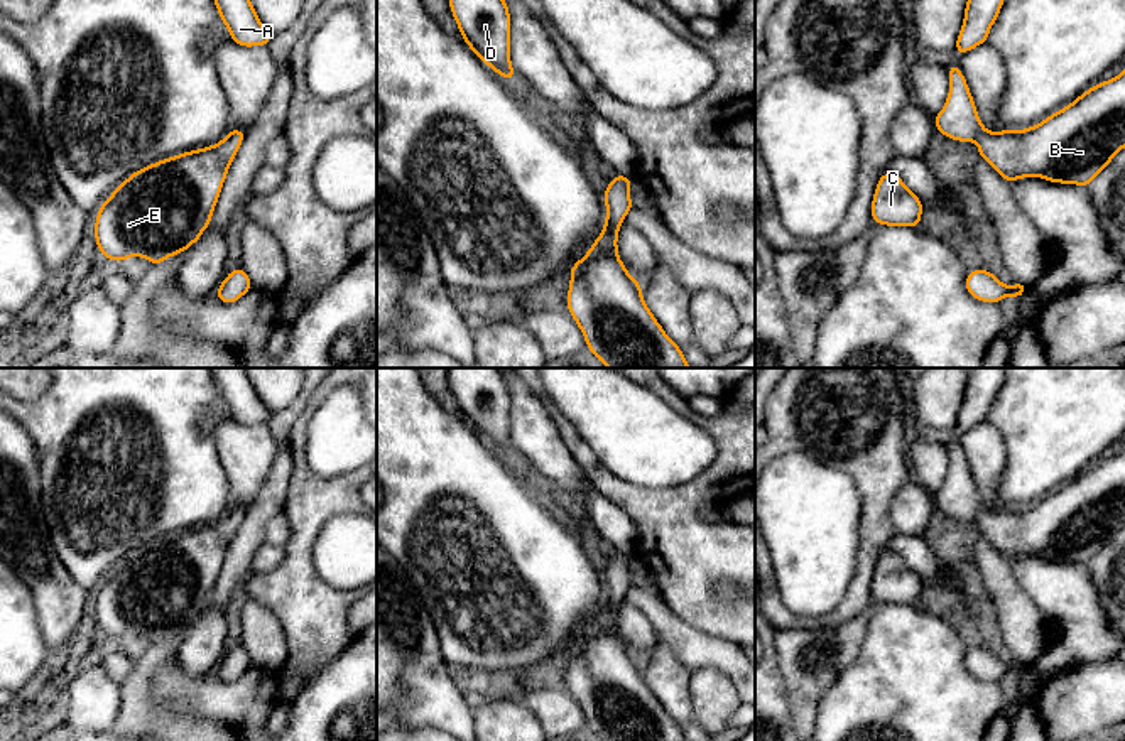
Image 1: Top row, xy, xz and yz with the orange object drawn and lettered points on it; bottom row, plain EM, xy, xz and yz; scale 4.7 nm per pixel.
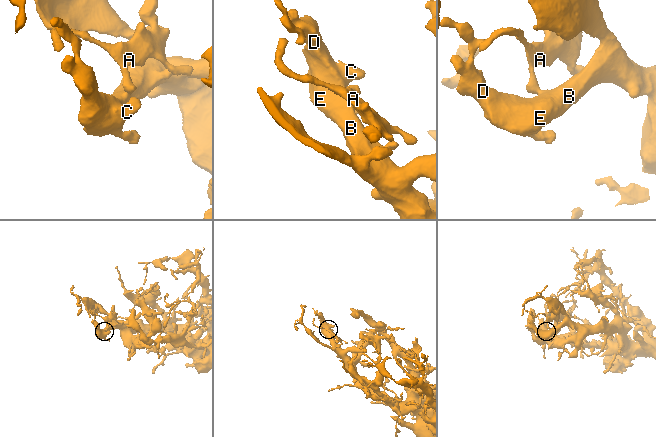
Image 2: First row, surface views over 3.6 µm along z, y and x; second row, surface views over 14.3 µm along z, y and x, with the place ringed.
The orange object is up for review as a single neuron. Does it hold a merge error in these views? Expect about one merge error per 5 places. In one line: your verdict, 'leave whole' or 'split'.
leave whole

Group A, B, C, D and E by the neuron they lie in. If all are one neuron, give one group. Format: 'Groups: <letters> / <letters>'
Groups: A B C D E

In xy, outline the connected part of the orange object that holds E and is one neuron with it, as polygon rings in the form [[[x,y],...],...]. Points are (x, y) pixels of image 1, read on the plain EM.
[[[231,506],[218,522],[149,542],[128,554],[101,581],[95,598],[95,619],[106,638],[125,640],[140,635],[152,643],[189,628],[211,603],[228,547],[245,517]]]

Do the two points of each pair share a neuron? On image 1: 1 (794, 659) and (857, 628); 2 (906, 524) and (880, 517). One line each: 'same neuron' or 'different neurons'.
1: same neuron
2: different neurons

